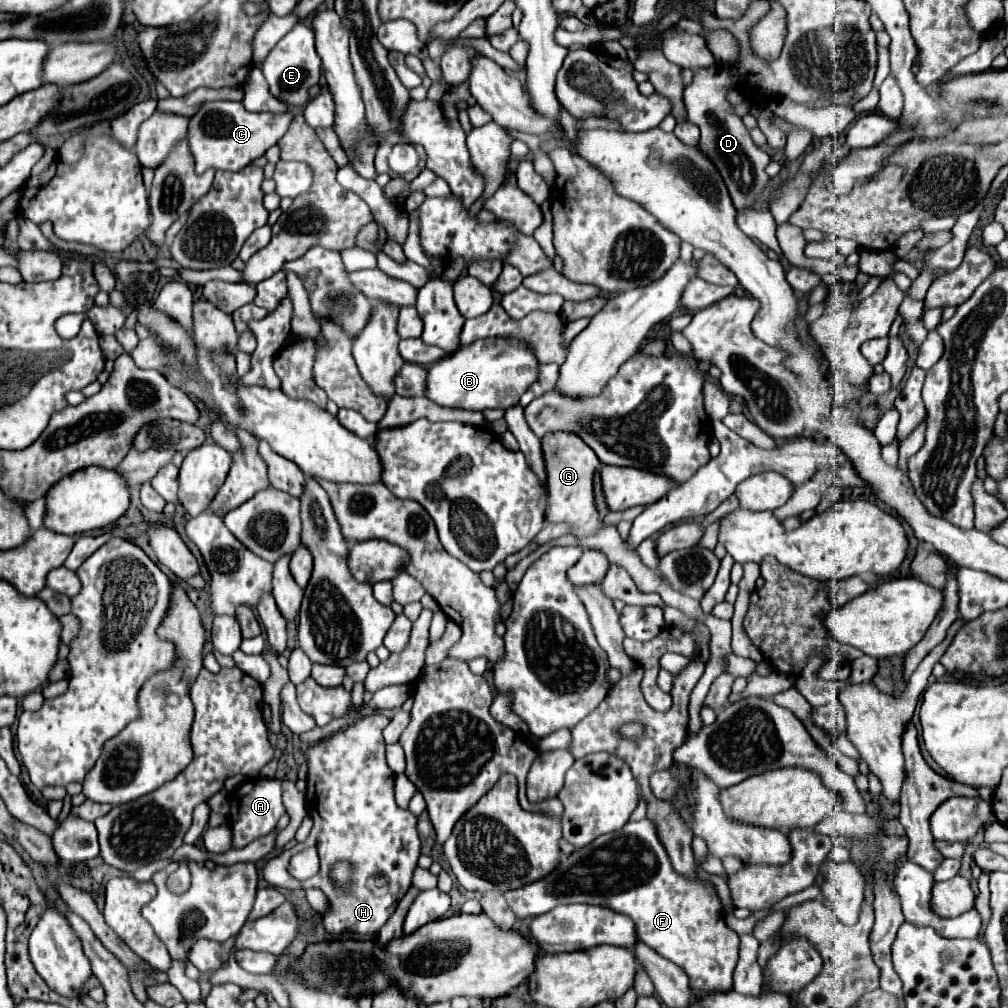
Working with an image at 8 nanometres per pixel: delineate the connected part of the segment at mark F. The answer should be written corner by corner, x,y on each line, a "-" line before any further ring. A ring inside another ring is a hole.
629,820
627,826
623,826
617,832
603,834
595,842
575,848
569,856
565,856
553,872
549,872
545,878
531,882
527,886
521,886
517,890
509,890
503,894
511,906
511,910
517,914
517,918
529,918
545,914
547,910
553,910
561,904
595,904
605,906
615,912
623,912
633,918
637,924
639,940
645,942
649,948
653,948
659,956
671,960
673,964
681,966
691,982
691,988
695,992
699,990
731,990
733,986
733,968
737,964
737,952
739,952
739,936
725,924
725,918
721,914
721,902
715,894
715,888
711,882
691,882
679,876
671,860
659,842
657,828
651,820

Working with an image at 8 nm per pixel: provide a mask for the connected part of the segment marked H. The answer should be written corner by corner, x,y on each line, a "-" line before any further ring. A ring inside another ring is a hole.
371,714
309,748
305,806
307,814
313,818
313,828
305,842
295,844
291,850
283,850
279,856
271,858
263,870
265,880
277,888
319,888
329,900
323,926
335,938
345,938
347,934
377,936
395,912
399,900
407,894
421,854
417,818
401,810
393,798
395,774
385,762
385,744
381,736
387,724
389,718
-
307,848
317,848
321,860
319,872
309,880
295,880
287,870
289,860
-
339,860
349,860
355,866
355,886
349,894
339,894
339,890
331,886
329,870

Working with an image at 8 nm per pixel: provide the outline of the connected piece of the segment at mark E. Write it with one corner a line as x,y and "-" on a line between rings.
303,22
295,24
295,28
277,42
267,58
261,64
261,72
269,82
269,92
285,102
289,108
301,108
309,100
309,88
319,84
321,78
321,58
315,52
315,34

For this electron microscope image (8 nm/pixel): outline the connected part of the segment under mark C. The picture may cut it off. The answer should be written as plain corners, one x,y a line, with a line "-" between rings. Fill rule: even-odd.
215,100
205,102
193,118
189,118
187,144
195,158
195,172
203,174
207,168
239,172
255,158
261,158
285,134
293,114
287,110
281,116
247,112
241,102

